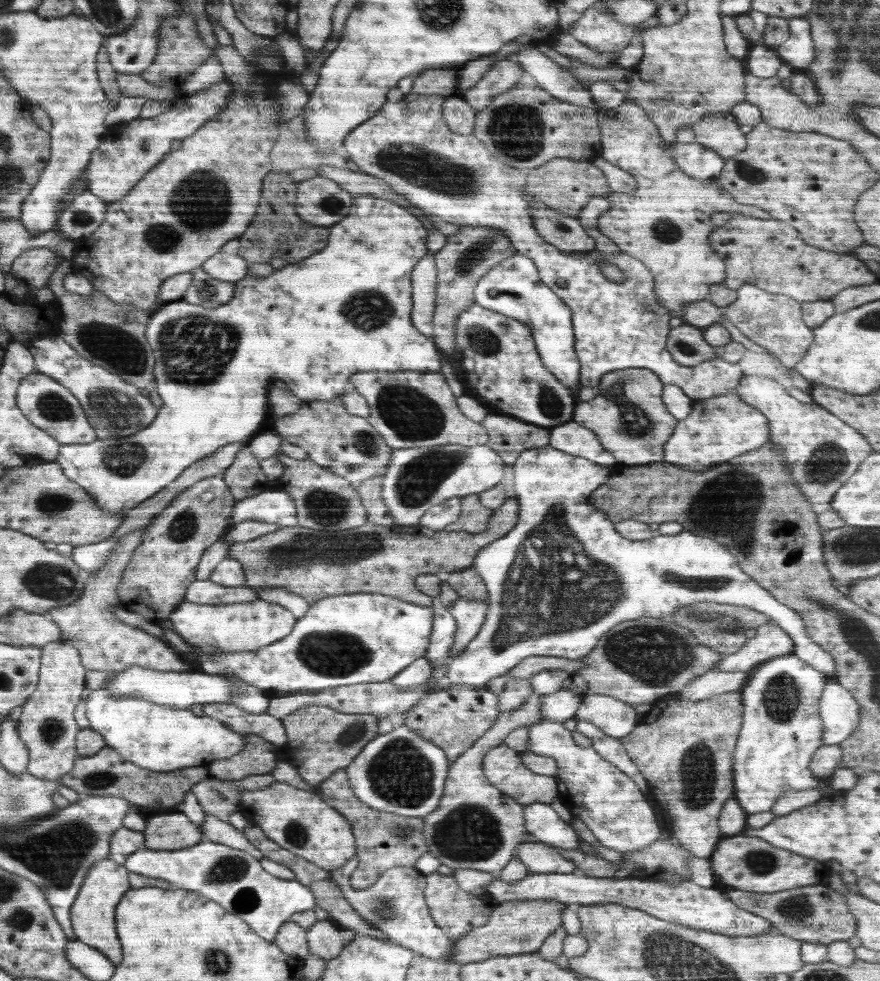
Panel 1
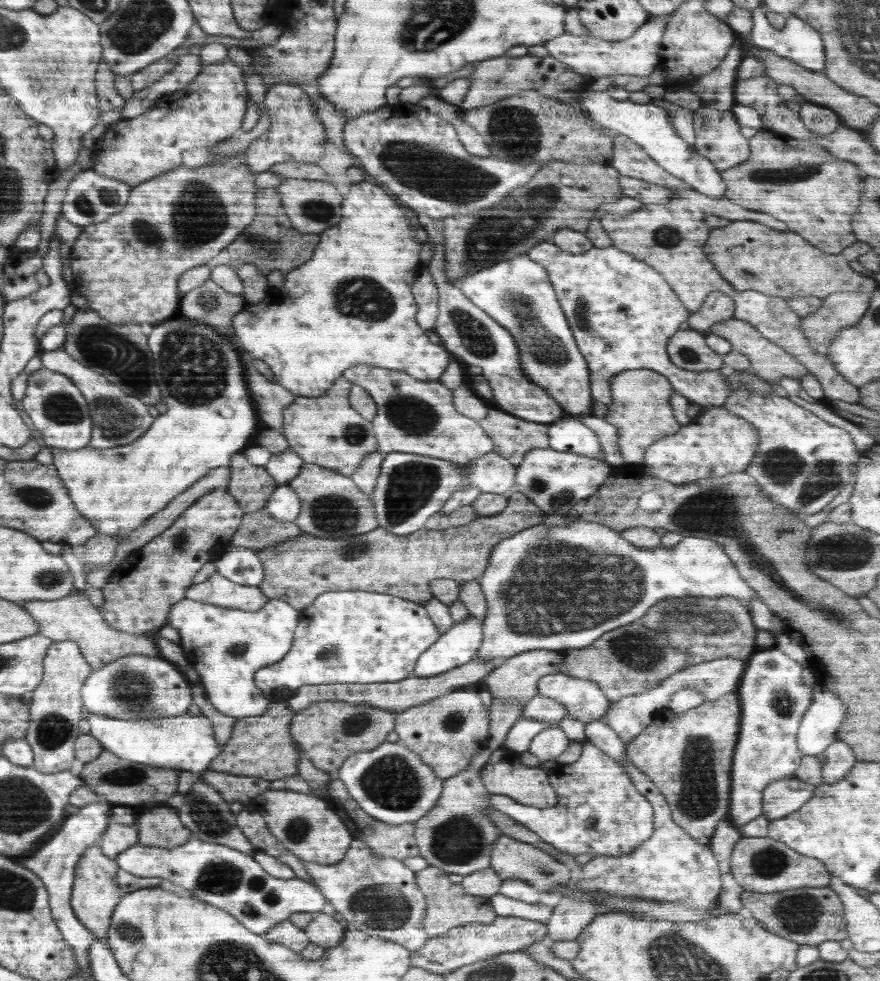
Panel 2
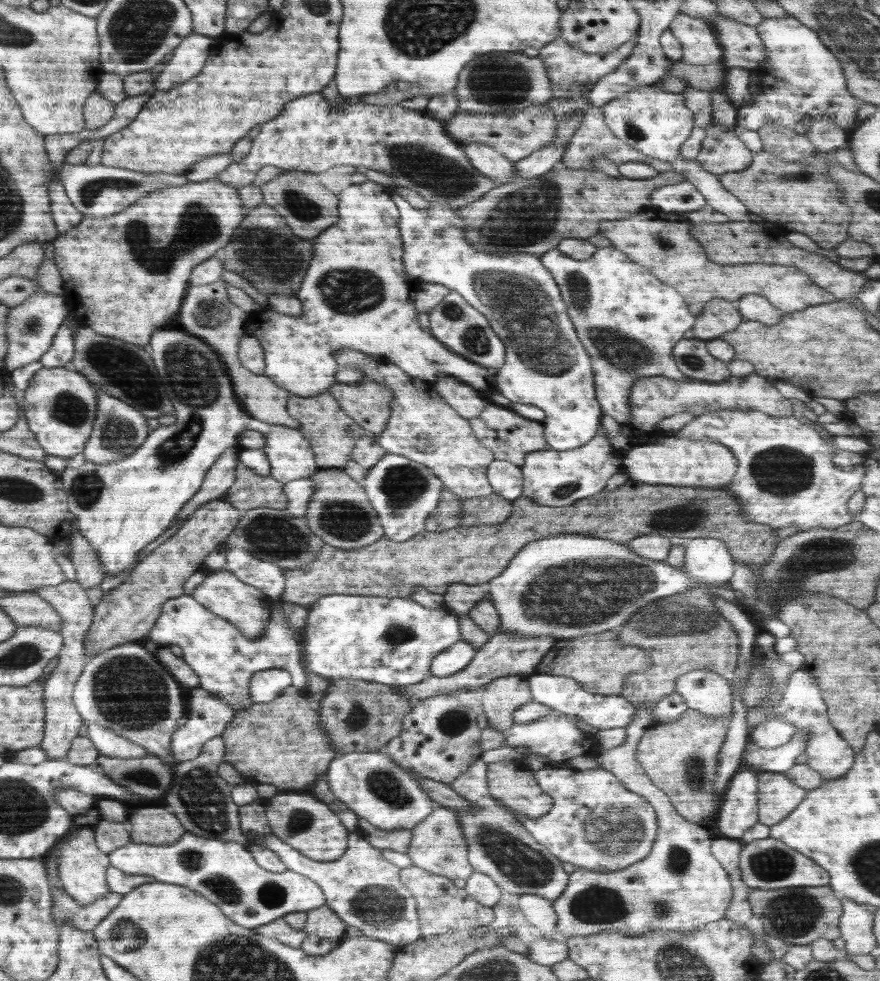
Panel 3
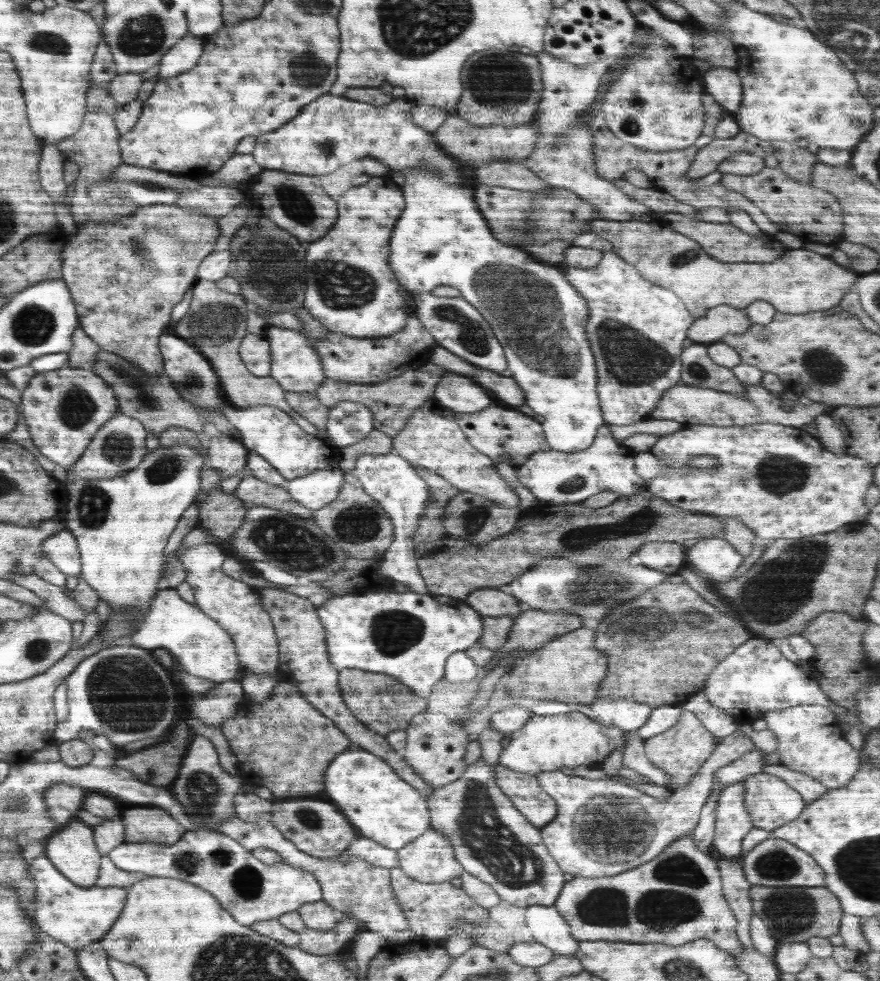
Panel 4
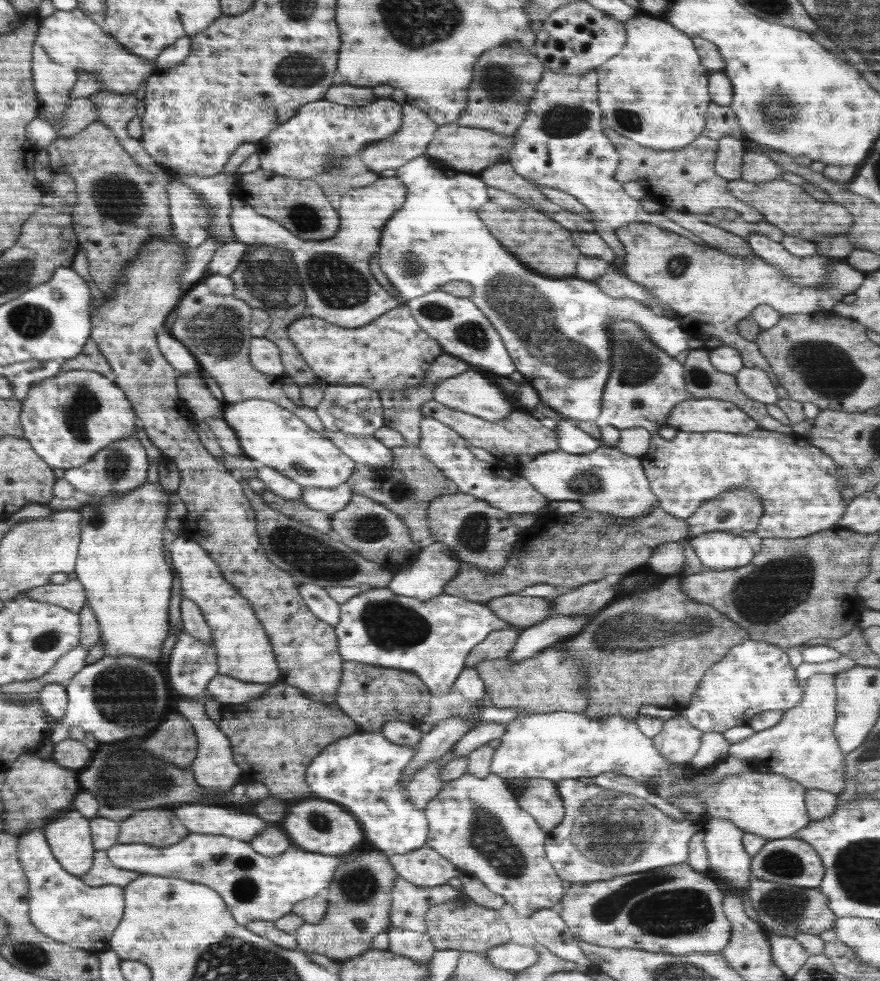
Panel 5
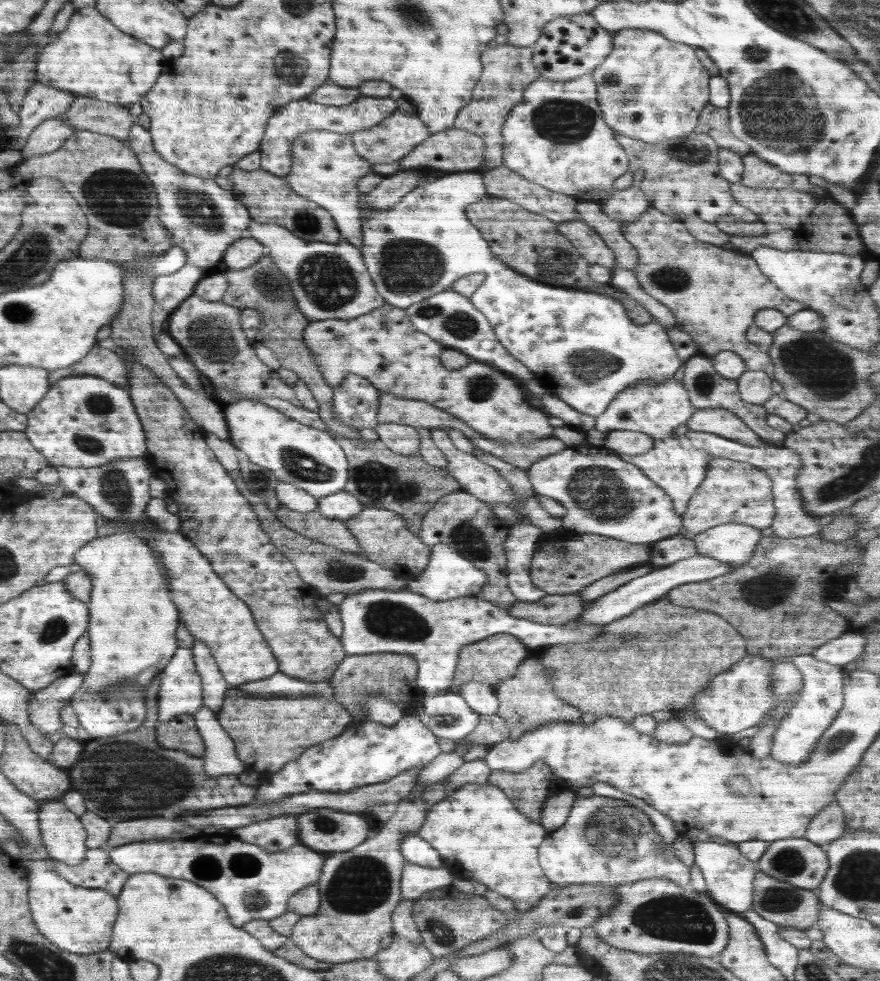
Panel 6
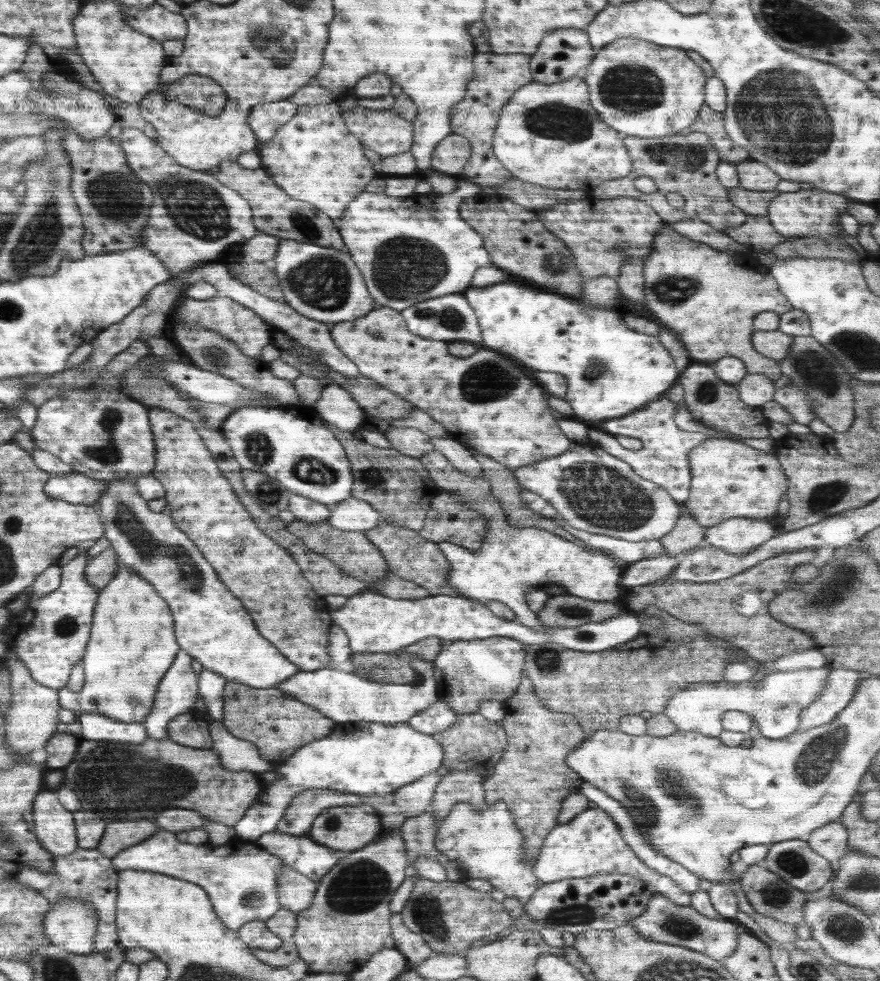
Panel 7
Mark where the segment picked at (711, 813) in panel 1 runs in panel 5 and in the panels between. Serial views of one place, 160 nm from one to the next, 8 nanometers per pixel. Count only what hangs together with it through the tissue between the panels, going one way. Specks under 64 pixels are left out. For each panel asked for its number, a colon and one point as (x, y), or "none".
2: (688, 756)
3: (680, 757)
4: (680, 751)
5: (678, 741)

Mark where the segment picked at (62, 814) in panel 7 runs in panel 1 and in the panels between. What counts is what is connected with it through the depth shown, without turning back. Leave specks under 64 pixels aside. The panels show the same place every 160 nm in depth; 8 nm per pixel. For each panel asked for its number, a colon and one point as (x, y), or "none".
1: (94, 917)
2: (97, 894)
3: (83, 867)
4: (72, 850)
5: (69, 835)
6: (64, 836)

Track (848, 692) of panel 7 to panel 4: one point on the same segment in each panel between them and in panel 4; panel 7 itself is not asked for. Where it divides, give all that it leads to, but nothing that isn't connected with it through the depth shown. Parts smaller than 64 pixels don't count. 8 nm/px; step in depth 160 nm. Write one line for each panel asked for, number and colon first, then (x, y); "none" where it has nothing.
4: (603, 827)
5: (802, 747)
6: (822, 697)

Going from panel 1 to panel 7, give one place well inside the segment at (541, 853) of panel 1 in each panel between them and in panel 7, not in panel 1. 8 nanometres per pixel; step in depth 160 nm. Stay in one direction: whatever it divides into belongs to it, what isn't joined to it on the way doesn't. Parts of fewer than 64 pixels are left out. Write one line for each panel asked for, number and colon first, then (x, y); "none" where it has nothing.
2: (510, 858)
3: (499, 846)
4: (492, 840)
5: (476, 823)
6: (480, 834)
7: (486, 844)

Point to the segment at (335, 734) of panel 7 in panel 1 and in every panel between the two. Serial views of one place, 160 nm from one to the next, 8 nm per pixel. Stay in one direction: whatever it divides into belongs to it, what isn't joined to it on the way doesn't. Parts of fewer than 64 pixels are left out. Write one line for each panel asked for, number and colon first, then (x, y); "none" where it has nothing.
1: (399, 772)
2: (390, 783)
3: (371, 784)
4: (384, 808)
5: (360, 772)
6: (367, 753)

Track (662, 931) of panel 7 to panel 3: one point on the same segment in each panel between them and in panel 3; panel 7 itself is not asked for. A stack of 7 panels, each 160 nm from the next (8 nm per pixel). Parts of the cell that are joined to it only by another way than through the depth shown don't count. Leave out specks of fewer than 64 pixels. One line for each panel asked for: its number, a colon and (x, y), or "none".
3: (679, 886)
4: (676, 898)
5: (675, 909)
6: (653, 915)

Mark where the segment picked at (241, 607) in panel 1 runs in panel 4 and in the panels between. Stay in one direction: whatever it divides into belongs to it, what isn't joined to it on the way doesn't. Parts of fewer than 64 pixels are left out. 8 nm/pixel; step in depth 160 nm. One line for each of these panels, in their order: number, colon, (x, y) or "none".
2: (227, 646)
3: (224, 660)
4: (201, 646)

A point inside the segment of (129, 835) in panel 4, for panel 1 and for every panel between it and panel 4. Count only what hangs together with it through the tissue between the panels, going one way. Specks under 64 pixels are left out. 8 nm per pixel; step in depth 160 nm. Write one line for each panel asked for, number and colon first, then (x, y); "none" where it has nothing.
1: (172, 831)
2: (162, 827)
3: (152, 825)

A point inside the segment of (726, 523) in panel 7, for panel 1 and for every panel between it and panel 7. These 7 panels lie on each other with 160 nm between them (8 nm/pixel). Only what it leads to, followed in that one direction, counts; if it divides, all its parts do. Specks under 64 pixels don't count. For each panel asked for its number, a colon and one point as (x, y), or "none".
1: (558, 581)
2: (558, 585)
3: (569, 585)
4: (715, 556)
5: (717, 550)
6: (735, 543)

